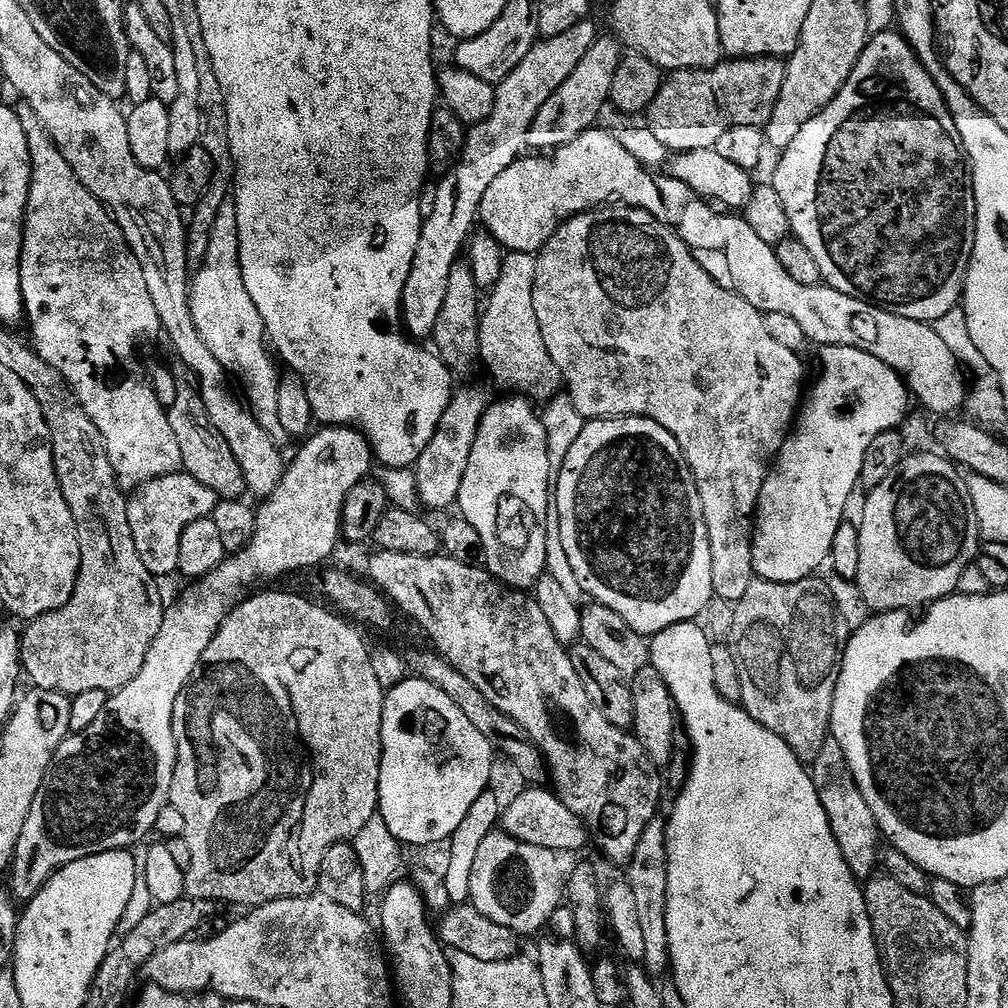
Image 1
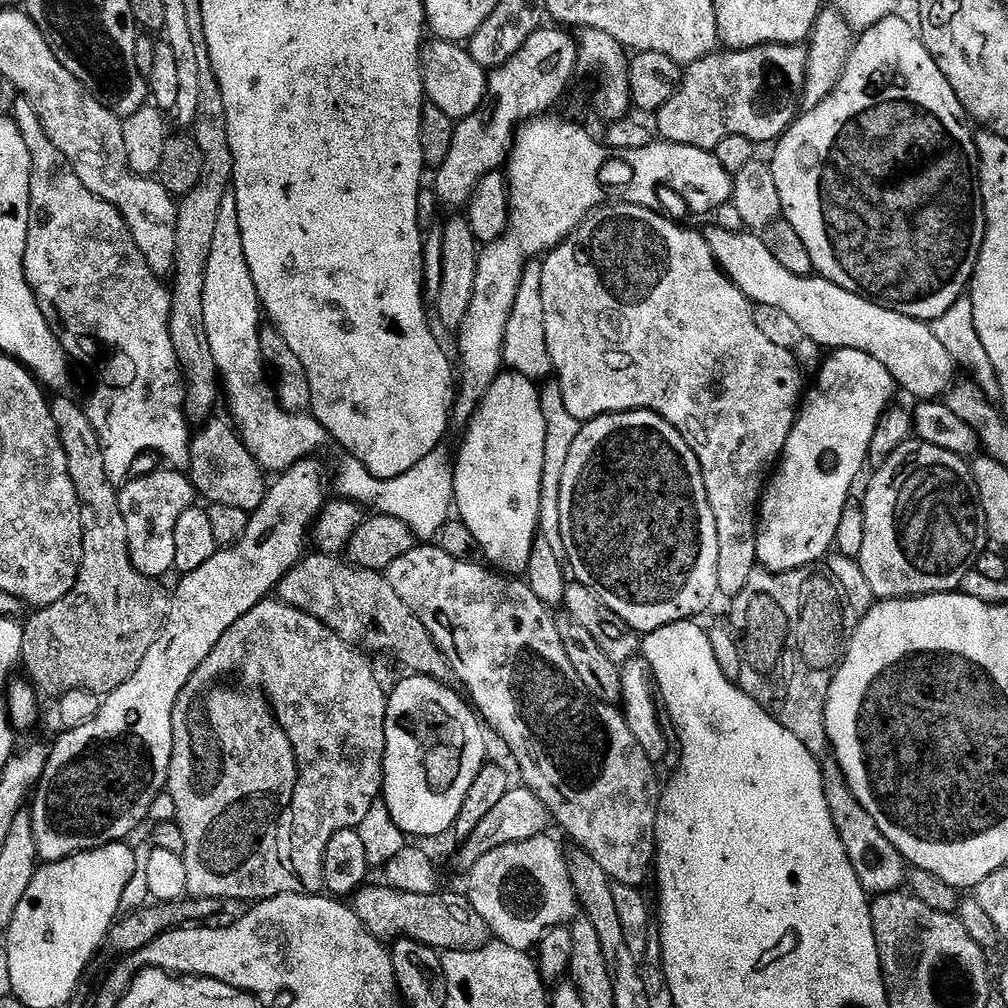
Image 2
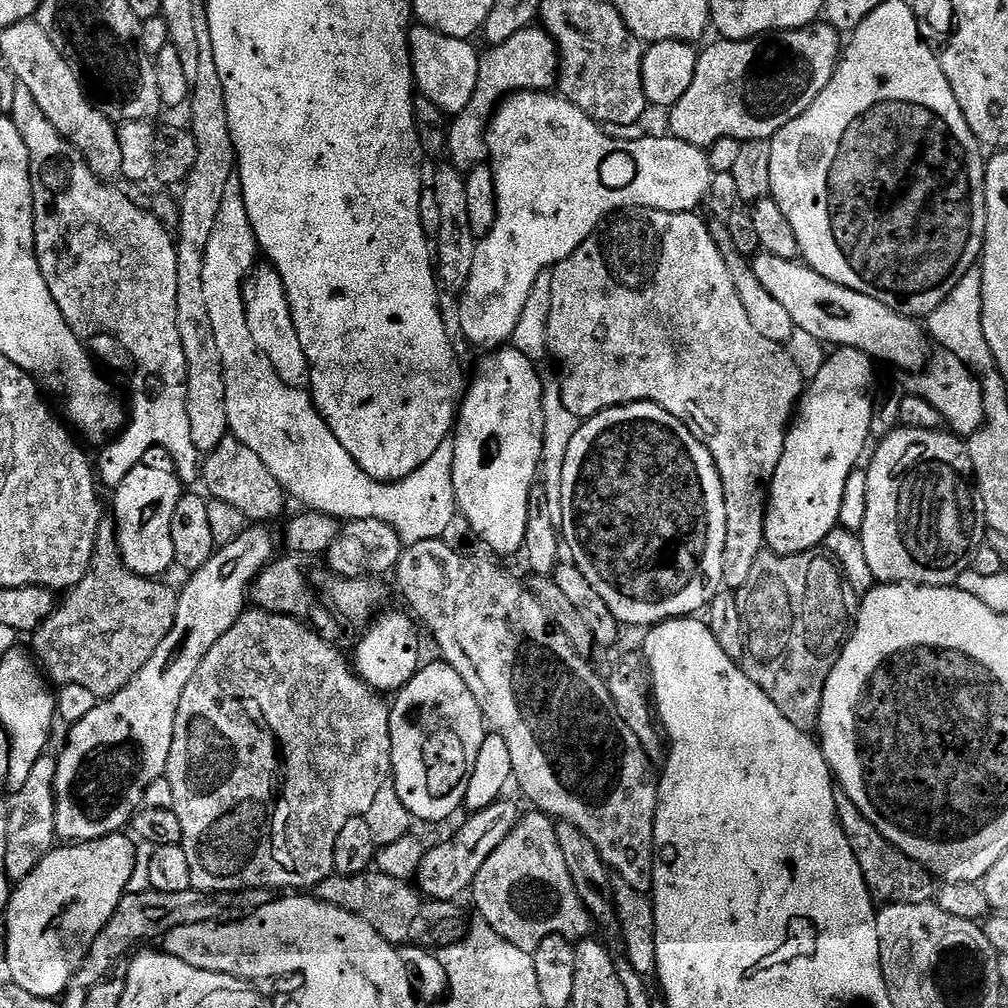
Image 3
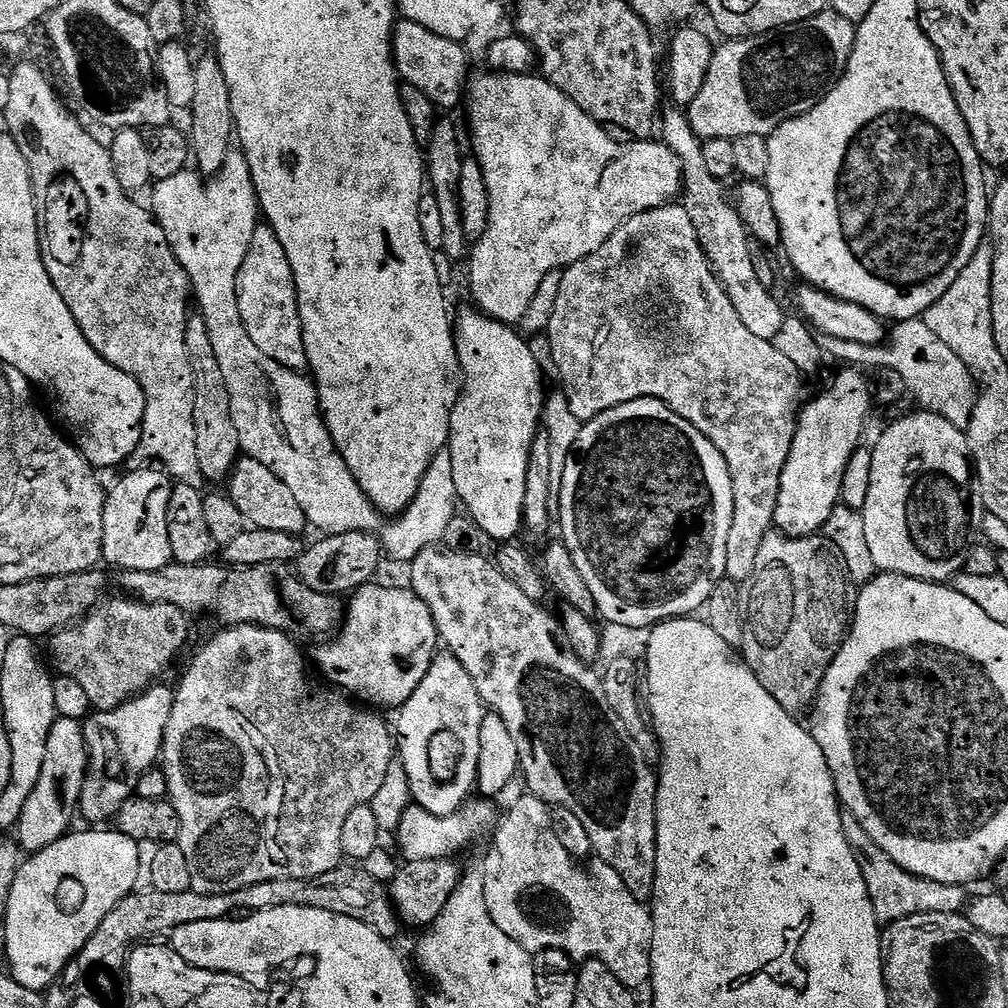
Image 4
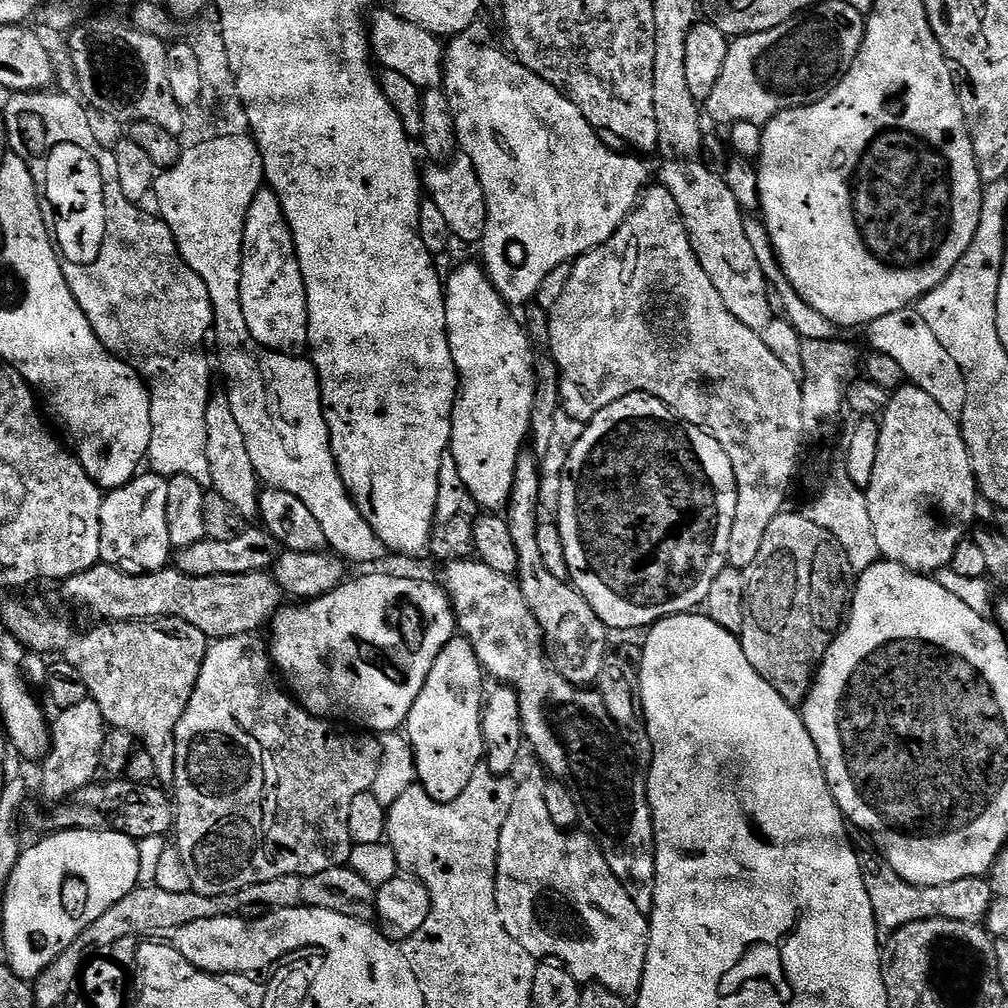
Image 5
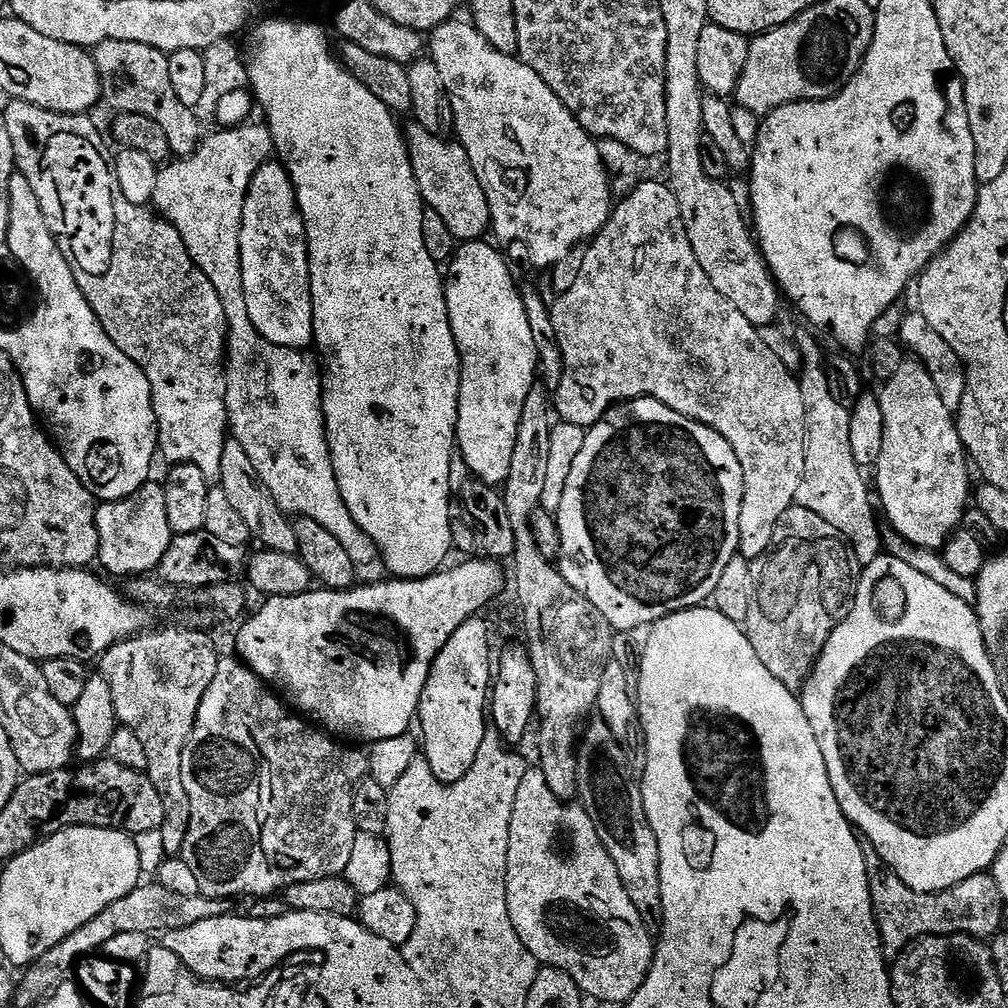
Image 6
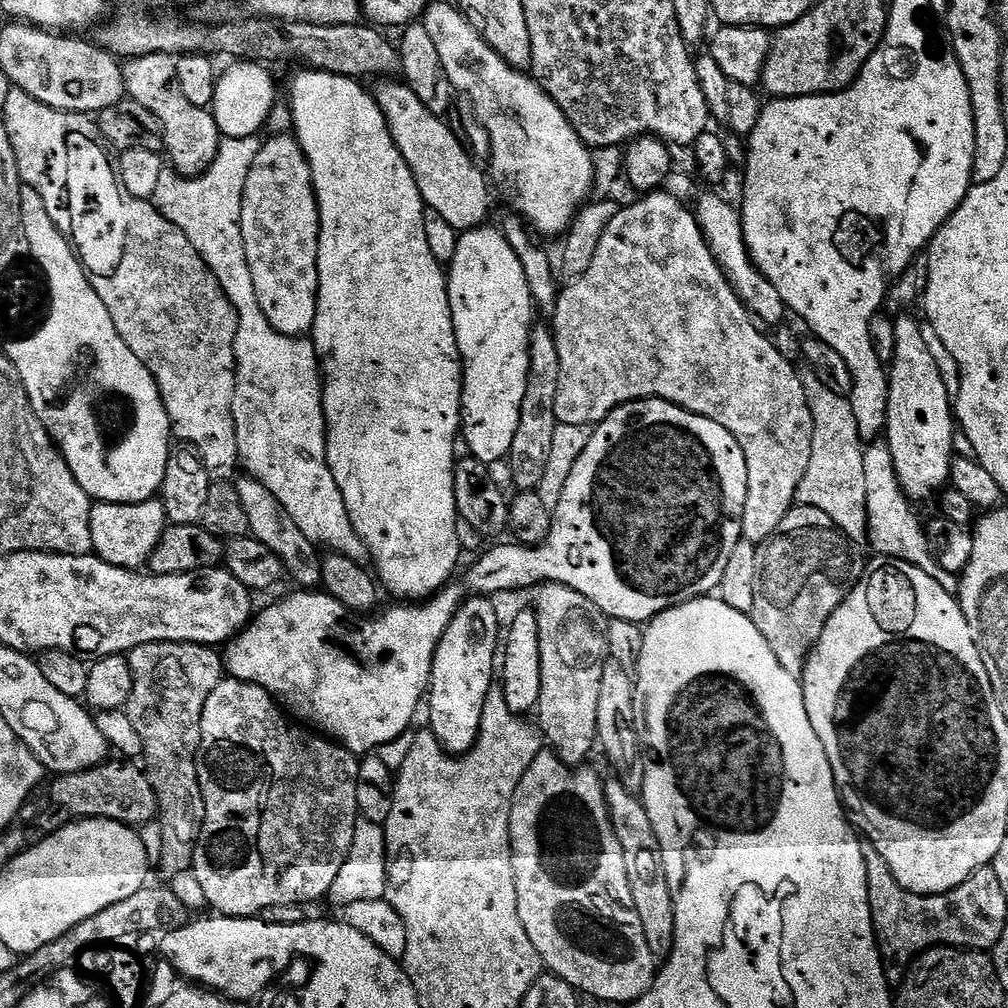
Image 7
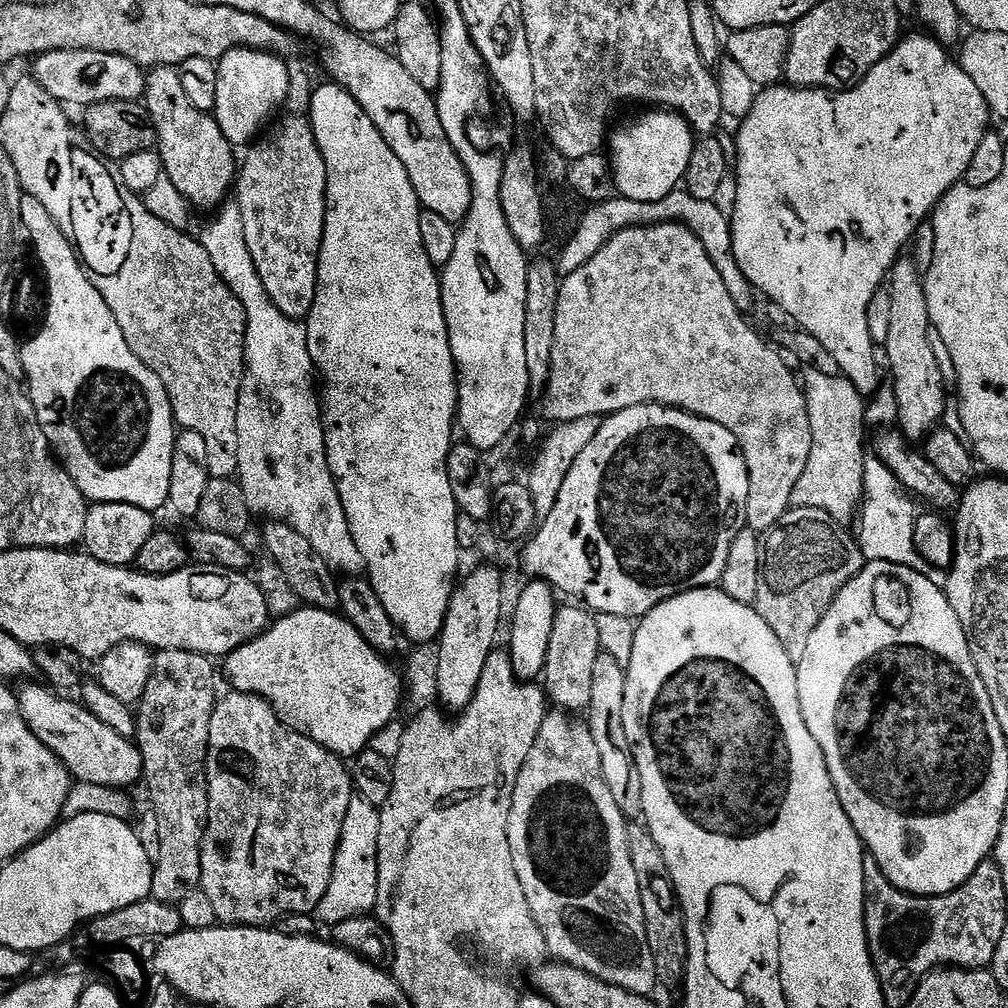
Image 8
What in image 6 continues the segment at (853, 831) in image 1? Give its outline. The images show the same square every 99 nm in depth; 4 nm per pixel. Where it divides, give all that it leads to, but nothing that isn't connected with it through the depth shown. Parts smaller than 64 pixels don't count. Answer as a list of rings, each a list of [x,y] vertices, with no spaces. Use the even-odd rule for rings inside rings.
[[[865,847],[868,885],[876,925],[880,931],[880,943],[889,957],[895,958],[924,936],[973,936],[987,941],[1001,931],[1006,902],[998,894],[998,882],[988,872],[979,872],[941,892],[910,890],[902,878],[892,873],[883,858],[871,848]]]

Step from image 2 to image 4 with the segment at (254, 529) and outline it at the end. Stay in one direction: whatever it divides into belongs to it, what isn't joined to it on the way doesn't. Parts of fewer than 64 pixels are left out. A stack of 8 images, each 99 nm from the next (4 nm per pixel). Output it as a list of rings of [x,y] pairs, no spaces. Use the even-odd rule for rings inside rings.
[[[160,686],[149,687],[108,712],[93,711],[83,721],[88,769],[82,782],[78,812],[92,823],[89,825],[100,826],[103,820],[115,818],[120,807],[134,795],[138,778],[142,778],[146,770],[157,767],[161,759],[176,694],[171,687],[156,687]]]

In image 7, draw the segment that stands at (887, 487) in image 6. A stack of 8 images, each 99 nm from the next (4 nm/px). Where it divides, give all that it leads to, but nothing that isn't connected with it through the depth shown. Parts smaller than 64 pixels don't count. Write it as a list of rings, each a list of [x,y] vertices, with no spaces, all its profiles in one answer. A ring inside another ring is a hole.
[[[903,314],[894,320],[894,358],[888,372],[888,427],[886,443],[890,458],[894,460],[896,480],[900,489],[912,502],[928,500],[937,495],[949,483],[952,474],[952,435],[954,433],[954,404],[938,374],[938,366],[922,339],[922,324],[912,317]]]

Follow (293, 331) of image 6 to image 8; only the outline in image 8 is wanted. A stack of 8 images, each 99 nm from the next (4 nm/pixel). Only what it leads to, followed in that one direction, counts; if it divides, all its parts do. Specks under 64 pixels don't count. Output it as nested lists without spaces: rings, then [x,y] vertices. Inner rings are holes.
[[[304,114],[295,115],[281,115],[245,151],[249,152],[242,156],[234,181],[234,200],[240,206],[242,230],[246,230],[246,250],[250,250],[250,258],[254,258],[258,278],[262,280],[270,302],[292,320],[303,321],[310,314],[316,297],[318,258],[326,218],[326,164],[312,133],[311,119]]]

